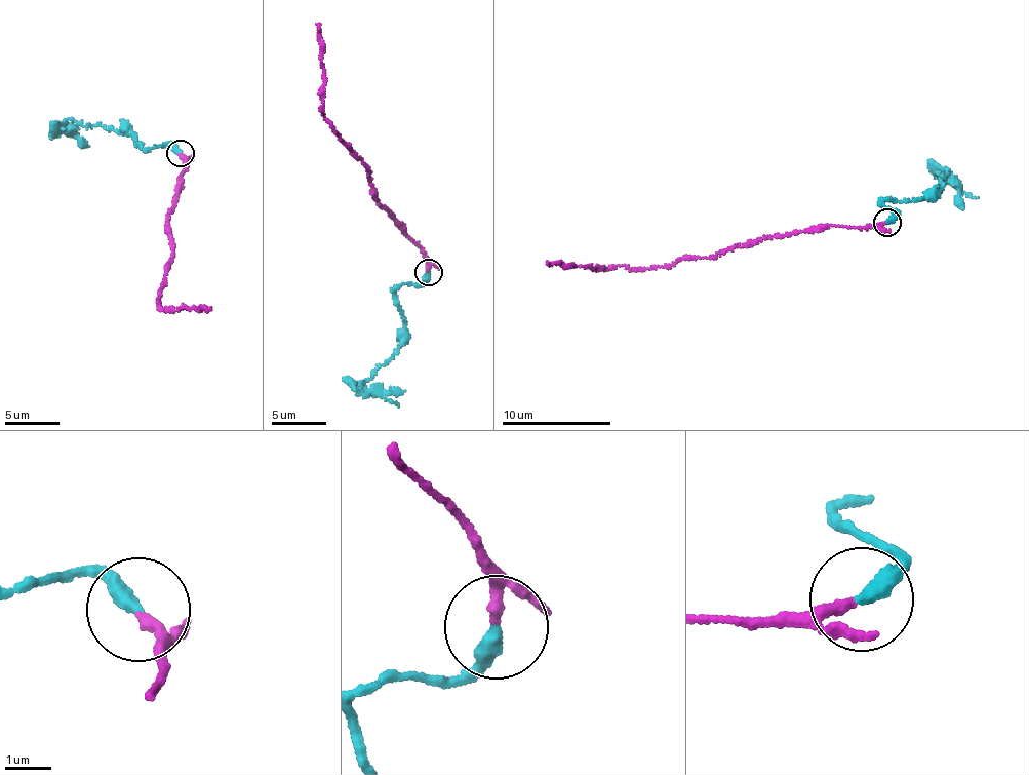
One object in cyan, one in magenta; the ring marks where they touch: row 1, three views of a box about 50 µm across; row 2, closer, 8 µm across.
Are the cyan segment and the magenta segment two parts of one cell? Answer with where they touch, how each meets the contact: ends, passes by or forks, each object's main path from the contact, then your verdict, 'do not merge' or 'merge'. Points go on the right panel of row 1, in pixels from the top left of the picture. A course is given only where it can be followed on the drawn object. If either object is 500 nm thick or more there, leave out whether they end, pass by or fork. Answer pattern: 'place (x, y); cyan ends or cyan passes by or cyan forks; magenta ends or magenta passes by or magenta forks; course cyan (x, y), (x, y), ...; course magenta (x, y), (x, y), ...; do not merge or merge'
place (886, 222); cyan ends; magenta passes by; course cyan (886, 223), (896, 214), (880, 203), (882, 201), (936, 197), (945, 169), (952, 181), (978, 197); course magenta (886, 223), (820, 226), (776, 234), (714, 256), (685, 257), (651, 269), (596, 271), (548, 262); do not merge

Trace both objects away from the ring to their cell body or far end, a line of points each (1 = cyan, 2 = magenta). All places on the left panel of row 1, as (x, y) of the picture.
1: (181, 154), (169, 145), (142, 148), (124, 130), (80, 124), (70, 119), (66, 129), (77, 132)
2: (181, 154), (188, 158), (167, 227), (174, 254), (158, 308), (173, 312), (184, 307), (199, 312), (210, 307)

